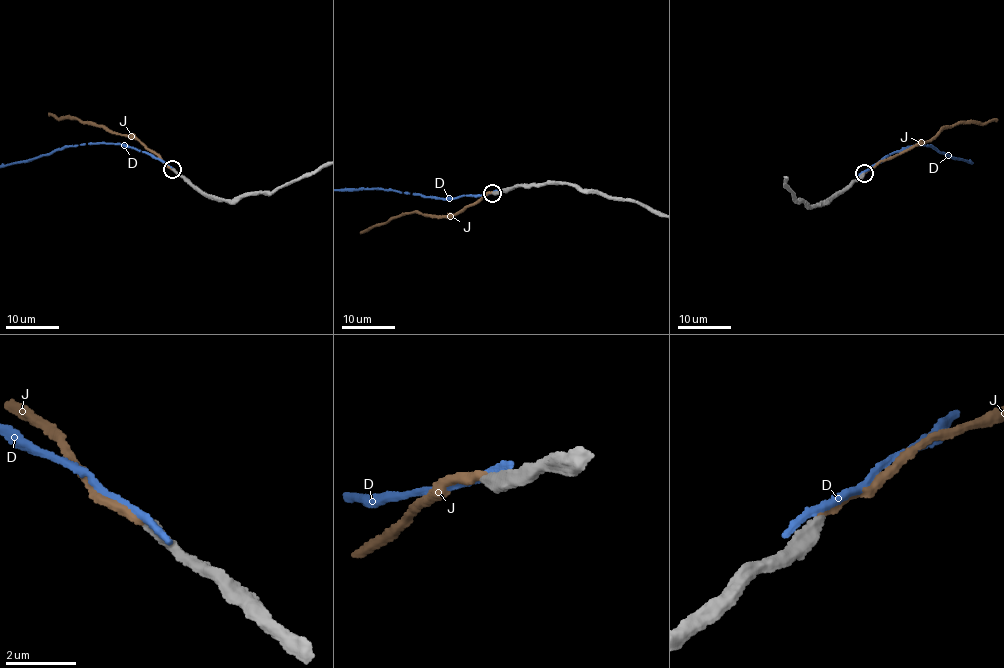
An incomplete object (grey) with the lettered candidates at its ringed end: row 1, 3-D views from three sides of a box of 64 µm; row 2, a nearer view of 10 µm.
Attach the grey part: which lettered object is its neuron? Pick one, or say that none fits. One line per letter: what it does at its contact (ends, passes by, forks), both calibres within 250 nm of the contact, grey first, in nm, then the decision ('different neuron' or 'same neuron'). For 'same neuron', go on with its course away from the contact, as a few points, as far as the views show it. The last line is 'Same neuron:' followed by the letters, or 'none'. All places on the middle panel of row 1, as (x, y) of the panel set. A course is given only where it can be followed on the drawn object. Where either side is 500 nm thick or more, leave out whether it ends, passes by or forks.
D: it ends; calibres 440 and 240 nm; different neuron
J: it ends; calibres 320 and 240 nm; different neuron
Same neuron: none

